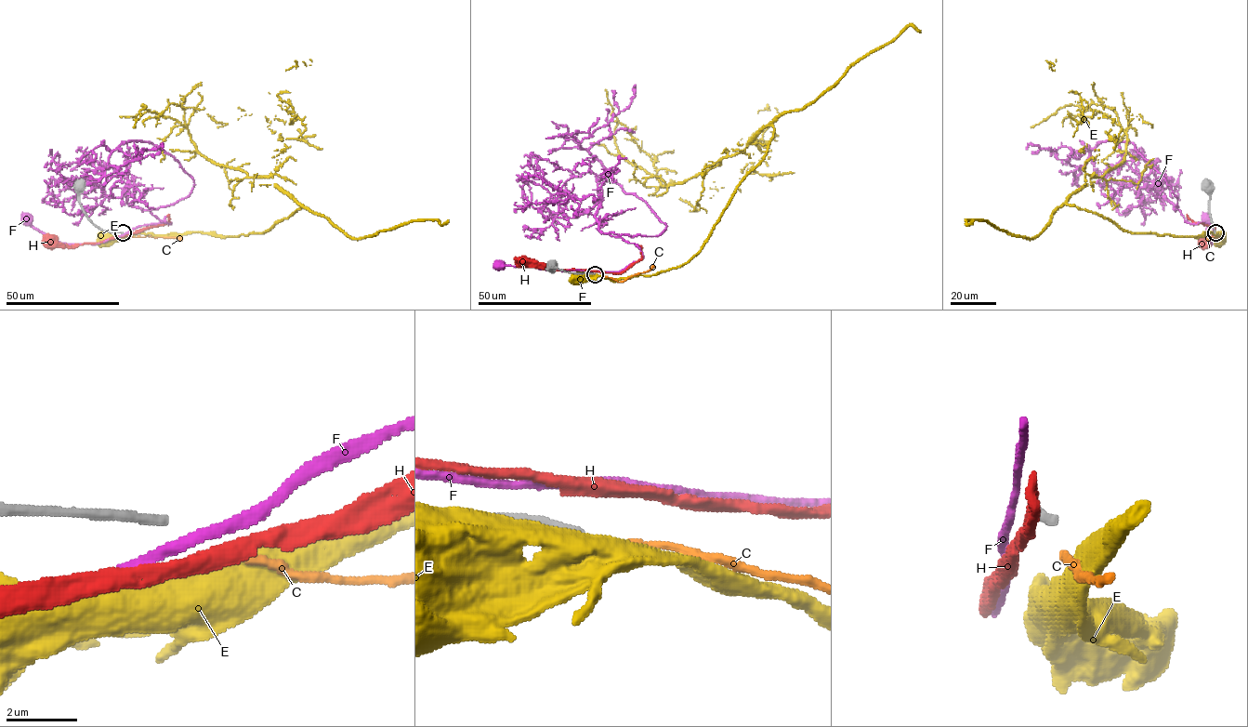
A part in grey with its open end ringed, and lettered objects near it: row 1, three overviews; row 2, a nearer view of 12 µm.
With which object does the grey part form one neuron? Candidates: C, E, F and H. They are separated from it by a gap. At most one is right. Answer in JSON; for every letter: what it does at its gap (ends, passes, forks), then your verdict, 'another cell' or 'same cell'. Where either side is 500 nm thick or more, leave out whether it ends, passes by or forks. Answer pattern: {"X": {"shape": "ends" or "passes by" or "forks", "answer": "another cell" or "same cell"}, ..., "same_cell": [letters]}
{"C": {"shape": "ends", "answer": "another cell"}, "E": {"answer": "another cell"}, "F": {"shape": "passes by", "answer": "another cell"}, "H": {"shape": "passes by", "answer": "another cell"}, "same_cell": []}

